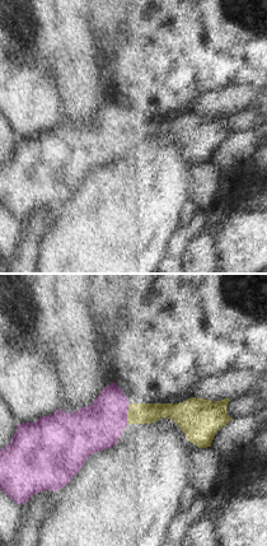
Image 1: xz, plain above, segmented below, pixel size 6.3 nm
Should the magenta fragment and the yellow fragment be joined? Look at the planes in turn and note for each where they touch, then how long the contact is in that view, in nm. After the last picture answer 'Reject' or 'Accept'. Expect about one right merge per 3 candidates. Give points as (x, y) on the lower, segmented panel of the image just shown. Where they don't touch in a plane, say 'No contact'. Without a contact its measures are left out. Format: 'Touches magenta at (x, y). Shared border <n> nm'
Touches magenta at (126, 414). Shared border 130 nm

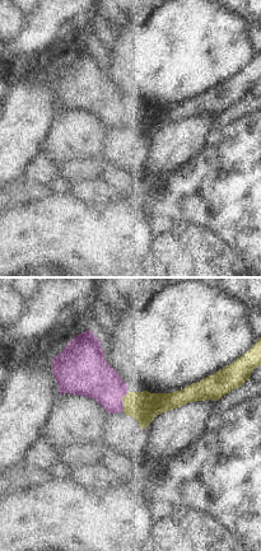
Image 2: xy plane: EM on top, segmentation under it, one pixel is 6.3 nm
Touches magenta at (121, 401). Shared border 130 nm

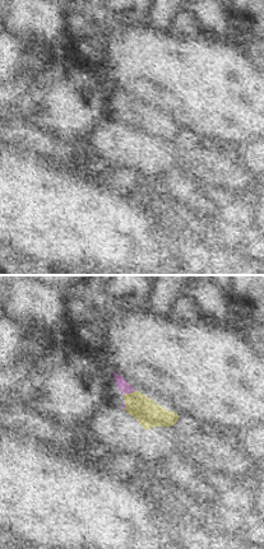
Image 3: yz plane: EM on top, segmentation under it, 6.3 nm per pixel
Touches magenta at (129, 392). Shared border 80 nm

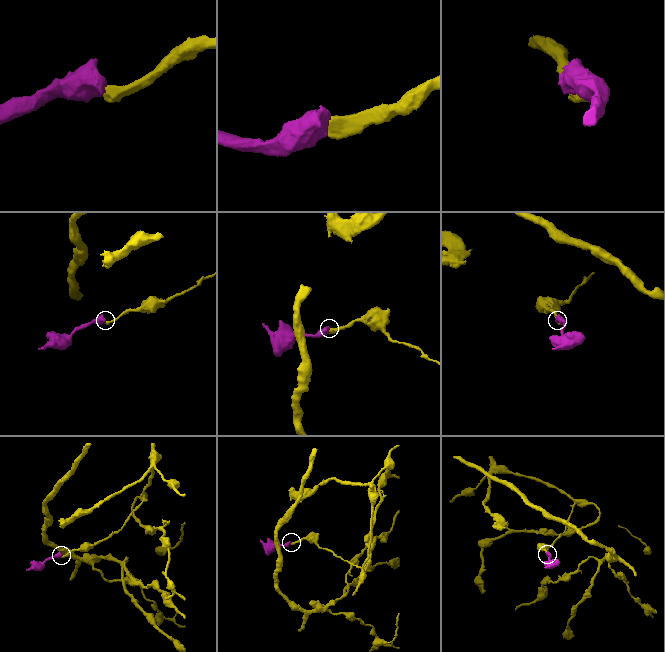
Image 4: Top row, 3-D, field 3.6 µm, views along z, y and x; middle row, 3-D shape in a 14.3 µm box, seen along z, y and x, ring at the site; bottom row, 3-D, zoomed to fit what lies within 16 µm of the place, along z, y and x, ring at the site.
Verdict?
Accept

